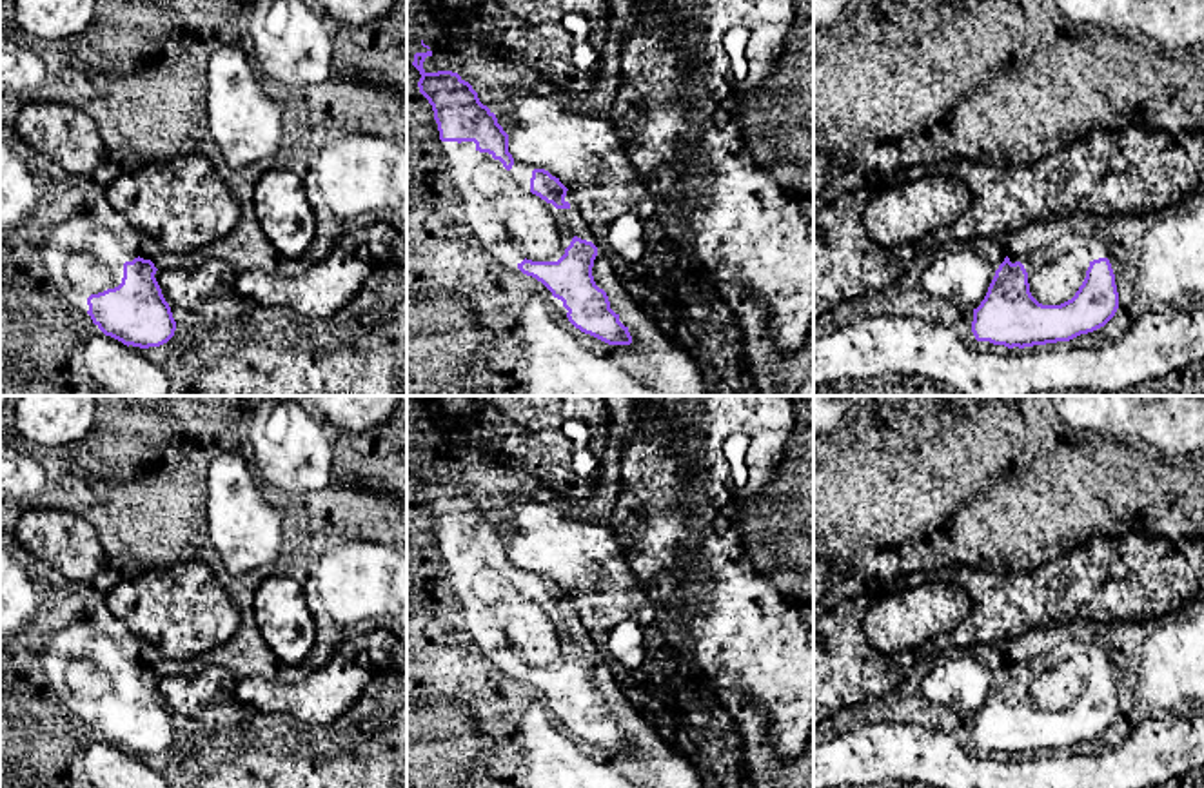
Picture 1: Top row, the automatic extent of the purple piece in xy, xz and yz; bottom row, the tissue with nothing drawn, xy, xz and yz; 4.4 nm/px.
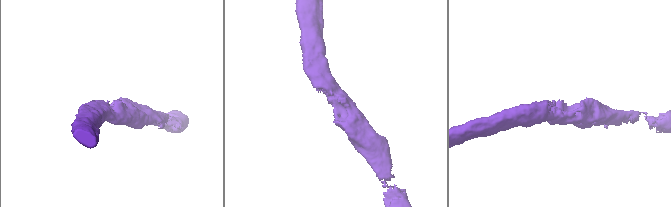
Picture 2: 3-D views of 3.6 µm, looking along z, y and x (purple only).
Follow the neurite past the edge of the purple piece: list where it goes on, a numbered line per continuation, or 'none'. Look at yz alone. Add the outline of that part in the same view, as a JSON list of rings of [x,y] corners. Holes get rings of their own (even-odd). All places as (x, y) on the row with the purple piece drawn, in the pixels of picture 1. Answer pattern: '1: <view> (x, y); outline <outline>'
none

